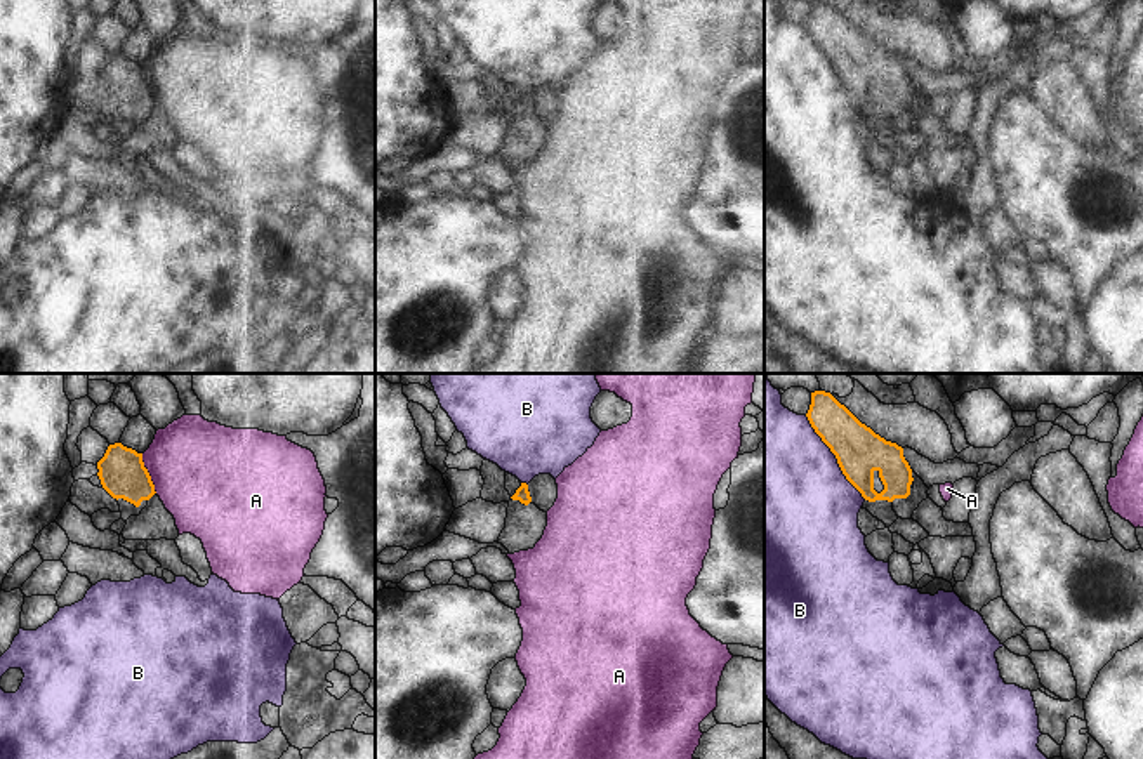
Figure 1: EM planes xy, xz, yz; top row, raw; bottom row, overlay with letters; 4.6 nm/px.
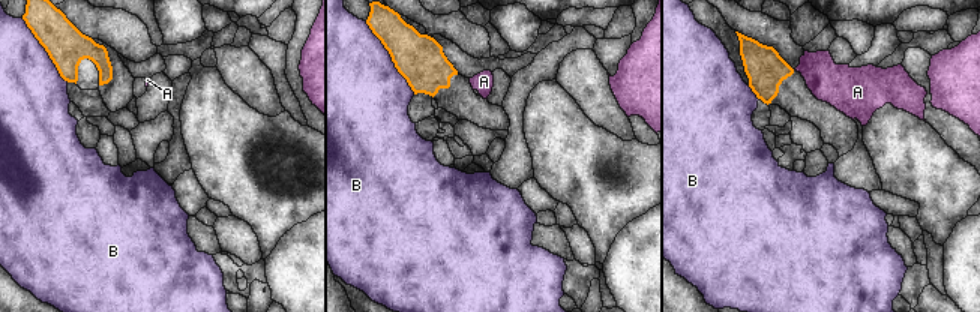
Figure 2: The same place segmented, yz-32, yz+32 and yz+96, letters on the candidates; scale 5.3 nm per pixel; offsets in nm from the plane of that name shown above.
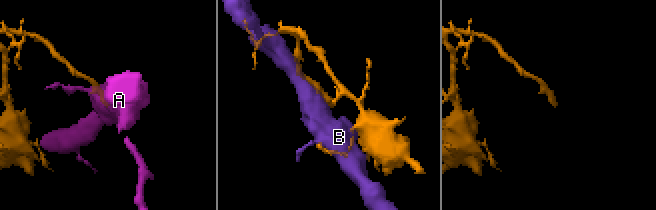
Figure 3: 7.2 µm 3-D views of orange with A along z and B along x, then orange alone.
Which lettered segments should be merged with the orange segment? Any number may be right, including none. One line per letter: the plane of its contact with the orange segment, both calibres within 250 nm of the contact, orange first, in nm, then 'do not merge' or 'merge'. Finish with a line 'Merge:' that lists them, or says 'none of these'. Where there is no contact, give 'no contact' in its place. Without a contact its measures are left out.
A: meets orange in xy; 220 nm thick on the orange side, 460 nm on the other; do not merge
B: meets orange in yz; 220 nm thick on the orange side, 480 nm on the other; do not merge
Merge: none of these

